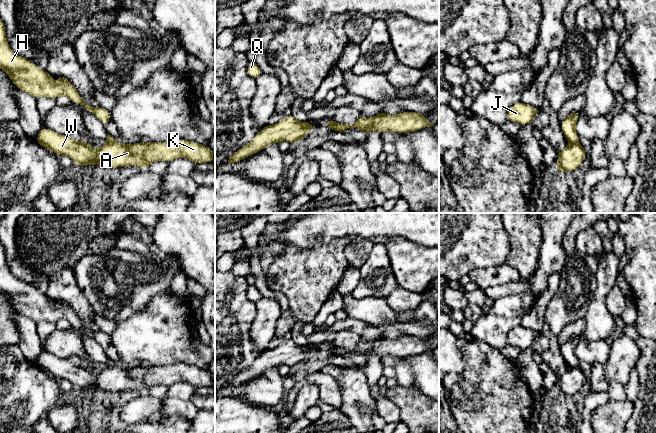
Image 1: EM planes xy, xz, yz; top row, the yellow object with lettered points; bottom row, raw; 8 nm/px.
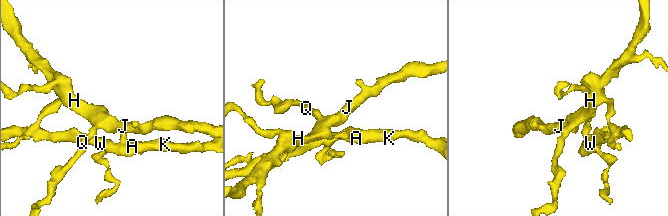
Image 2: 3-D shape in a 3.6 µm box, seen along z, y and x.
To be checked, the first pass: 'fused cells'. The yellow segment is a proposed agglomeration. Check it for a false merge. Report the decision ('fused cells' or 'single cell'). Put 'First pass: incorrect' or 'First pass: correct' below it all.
fused cells
First pass: correct

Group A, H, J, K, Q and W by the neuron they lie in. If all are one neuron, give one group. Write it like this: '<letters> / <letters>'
A K W / H J Q

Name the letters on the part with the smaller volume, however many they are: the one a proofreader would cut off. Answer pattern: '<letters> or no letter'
A, K, W

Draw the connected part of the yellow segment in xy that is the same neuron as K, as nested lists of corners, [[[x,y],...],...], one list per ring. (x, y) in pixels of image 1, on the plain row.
[[[44,351],[36,361],[36,366],[58,380],[69,380],[76,391],[100,388],[107,393],[128,389],[146,393],[153,386],[169,387],[178,382],[189,383],[195,388],[214,385],[214,377],[209,369],[183,363],[149,367],[140,365],[134,368],[115,365],[104,367],[102,371],[94,373],[84,364],[76,365],[69,359],[60,359]]]

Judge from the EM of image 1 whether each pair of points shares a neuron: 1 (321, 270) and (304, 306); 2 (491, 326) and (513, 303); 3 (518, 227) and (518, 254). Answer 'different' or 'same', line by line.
1: same
2: same
3: same

